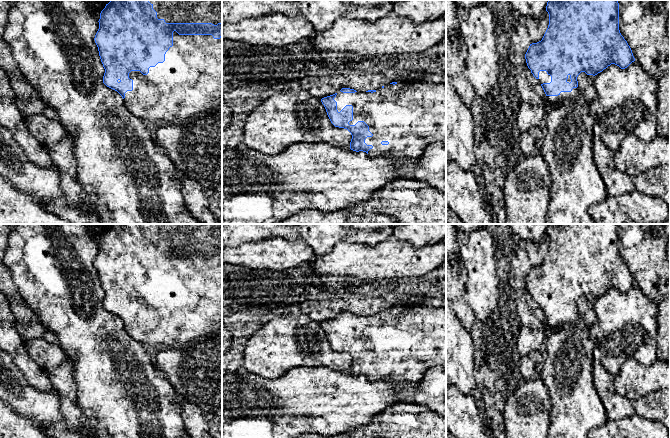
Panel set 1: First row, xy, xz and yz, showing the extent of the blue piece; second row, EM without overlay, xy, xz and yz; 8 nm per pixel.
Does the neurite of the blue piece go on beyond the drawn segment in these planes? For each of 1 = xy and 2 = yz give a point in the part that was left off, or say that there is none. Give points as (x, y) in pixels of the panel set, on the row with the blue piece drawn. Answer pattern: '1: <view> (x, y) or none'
1: xy (188, 84)
2: yz (575, 95)

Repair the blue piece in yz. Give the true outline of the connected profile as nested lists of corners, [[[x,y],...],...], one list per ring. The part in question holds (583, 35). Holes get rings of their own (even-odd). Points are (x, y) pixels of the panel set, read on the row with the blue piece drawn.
[[[548,0],[546,11],[549,25],[541,41],[530,44],[525,59],[533,76],[541,84],[546,96],[546,107],[559,107],[569,99],[581,105],[586,103],[578,88],[577,77],[581,72],[597,75],[611,64],[621,69],[635,61],[632,50],[619,30],[618,0]]]

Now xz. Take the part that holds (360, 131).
[[[415,80],[392,82],[365,92],[342,88],[321,102],[331,123],[351,133],[350,149],[366,152],[370,158],[420,158],[428,145],[446,144],[446,84]]]

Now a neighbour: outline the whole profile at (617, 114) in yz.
[[[632,62],[627,68],[621,69],[615,64],[611,64],[602,72],[594,76],[594,86],[596,88],[596,99],[591,106],[591,113],[596,117],[593,134],[599,137],[603,143],[612,151],[617,151],[621,142],[634,133],[642,140],[649,142],[657,135],[657,80],[649,75],[638,62]]]

